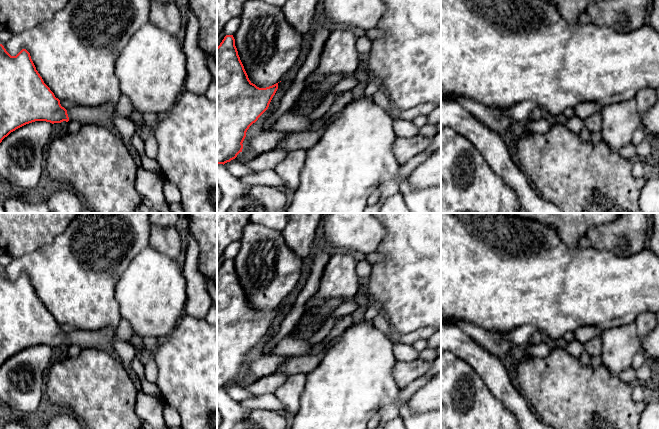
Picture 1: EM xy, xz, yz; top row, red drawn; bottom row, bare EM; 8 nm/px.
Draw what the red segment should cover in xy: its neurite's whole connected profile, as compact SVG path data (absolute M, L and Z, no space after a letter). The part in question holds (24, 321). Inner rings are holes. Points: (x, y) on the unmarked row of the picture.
M0 268L0 367L11 356L35 345L54 348L77 344L82 349L97 348L112 351L112 343L118 341L116 328L117 326L108 327L102 331L74 330L66 334L44 307L30 277L22 273L16 280L11 280Z

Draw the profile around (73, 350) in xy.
M77 344L68 345L66 348L66 353L67 353L67 356L69 357L77 357L81 351L82 351L82 348Z

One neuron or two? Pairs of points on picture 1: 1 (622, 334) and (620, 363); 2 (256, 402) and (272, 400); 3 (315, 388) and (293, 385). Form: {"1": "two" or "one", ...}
{"1": "one", "2": "one", "3": "two"}

